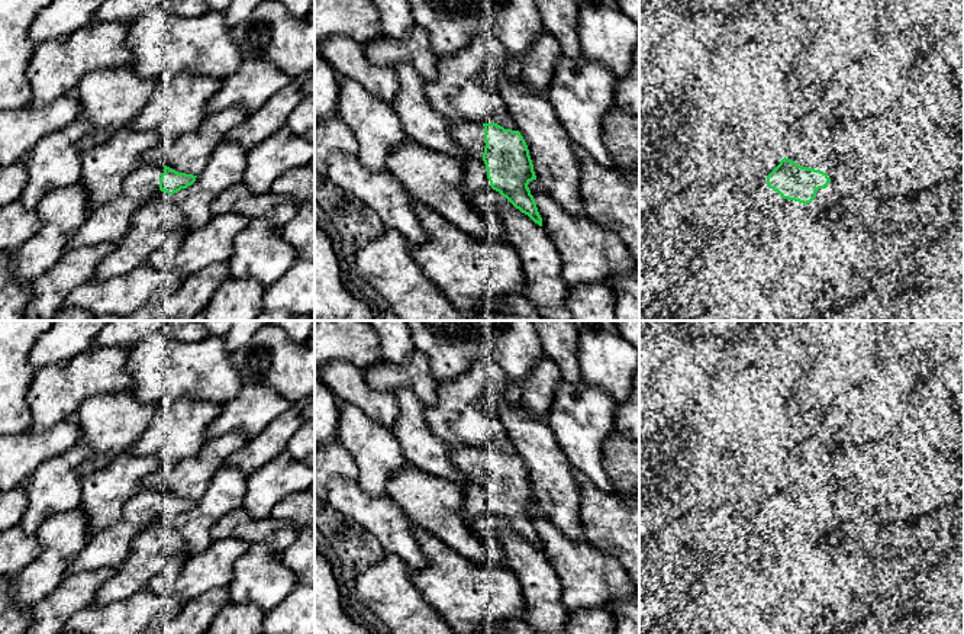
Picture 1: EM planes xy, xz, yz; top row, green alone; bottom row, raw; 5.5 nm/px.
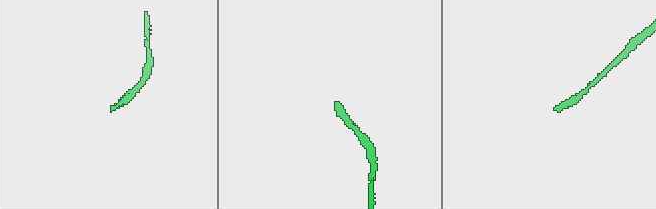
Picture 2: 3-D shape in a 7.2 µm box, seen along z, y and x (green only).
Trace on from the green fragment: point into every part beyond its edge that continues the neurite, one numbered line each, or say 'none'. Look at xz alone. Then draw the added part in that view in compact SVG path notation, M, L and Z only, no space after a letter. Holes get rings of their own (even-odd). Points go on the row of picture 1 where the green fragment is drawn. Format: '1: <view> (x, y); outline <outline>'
1: xz (470, 135); outline M468 120L446 122L451 138L465 151L465 157L460 160L462 168L461 189L464 193L470 197L491 189L483 161L486 147L483 123Z

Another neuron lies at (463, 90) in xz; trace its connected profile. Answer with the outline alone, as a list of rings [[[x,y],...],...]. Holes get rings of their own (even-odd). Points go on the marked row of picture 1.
[[[477,33],[460,52],[449,57],[436,57],[436,78],[425,80],[429,104],[446,120],[477,123],[493,120],[504,129],[518,131],[515,120],[487,75],[489,71],[506,73],[506,64],[507,54],[500,41],[490,33]]]

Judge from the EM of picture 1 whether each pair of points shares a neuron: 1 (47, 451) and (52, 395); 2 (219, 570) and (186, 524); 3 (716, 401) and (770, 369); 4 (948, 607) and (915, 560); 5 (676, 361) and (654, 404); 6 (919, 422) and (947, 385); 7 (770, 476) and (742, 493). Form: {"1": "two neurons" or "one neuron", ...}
{"1": "two neurons", "2": "two neurons", "3": "one neuron", "4": "two neurons", "5": "one neuron", "6": "one neuron", "7": "one neuron"}

